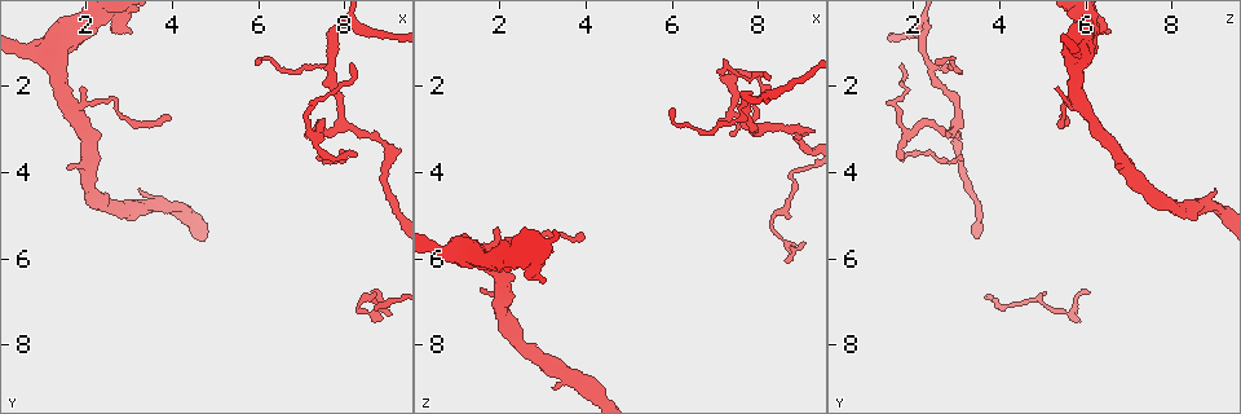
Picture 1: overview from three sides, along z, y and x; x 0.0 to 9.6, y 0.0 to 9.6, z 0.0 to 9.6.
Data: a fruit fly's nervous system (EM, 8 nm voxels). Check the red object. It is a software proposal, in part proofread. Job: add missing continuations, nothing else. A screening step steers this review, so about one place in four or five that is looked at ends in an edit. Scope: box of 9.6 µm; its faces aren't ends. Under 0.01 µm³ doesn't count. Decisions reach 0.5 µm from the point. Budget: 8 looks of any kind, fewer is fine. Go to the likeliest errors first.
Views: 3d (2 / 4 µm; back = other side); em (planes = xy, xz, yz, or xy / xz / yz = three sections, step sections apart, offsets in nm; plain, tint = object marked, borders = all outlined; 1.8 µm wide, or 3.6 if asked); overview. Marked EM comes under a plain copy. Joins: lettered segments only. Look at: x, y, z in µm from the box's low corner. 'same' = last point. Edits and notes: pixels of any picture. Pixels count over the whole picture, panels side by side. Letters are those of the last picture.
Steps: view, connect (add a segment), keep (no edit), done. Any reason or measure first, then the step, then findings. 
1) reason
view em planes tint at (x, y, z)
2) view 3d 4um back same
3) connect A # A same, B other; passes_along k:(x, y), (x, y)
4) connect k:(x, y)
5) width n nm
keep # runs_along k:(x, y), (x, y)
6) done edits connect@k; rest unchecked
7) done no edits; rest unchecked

a fork
view em planes borders at (7.30, 3.15, 1.90)

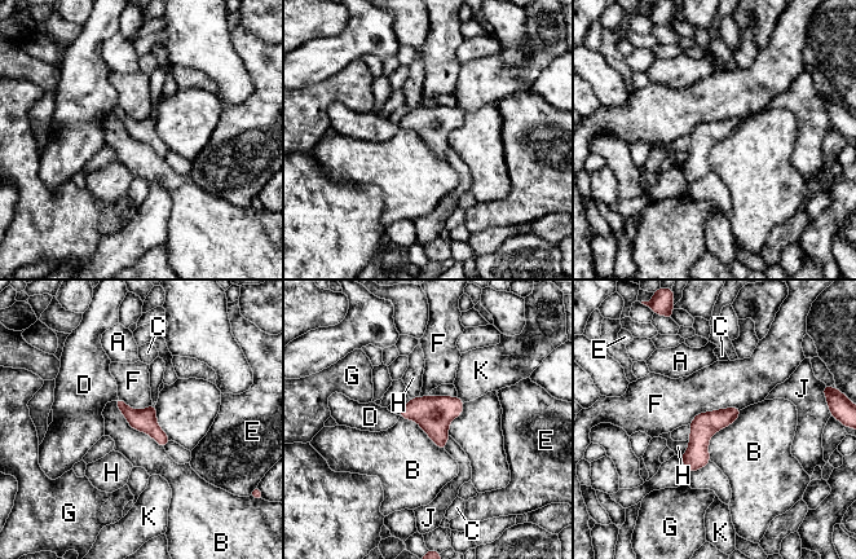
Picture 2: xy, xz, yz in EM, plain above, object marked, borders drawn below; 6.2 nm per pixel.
width 140 nm
keep # A other, B other, C other, D other, E other, F other, G other, H other, J other, K other; runs_along 2:(735, 410), (698, 439), (689, 467); no lettered segment goes on from it

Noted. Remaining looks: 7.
free end
view 3d 4um at (1.55, 3.95, 6.70)

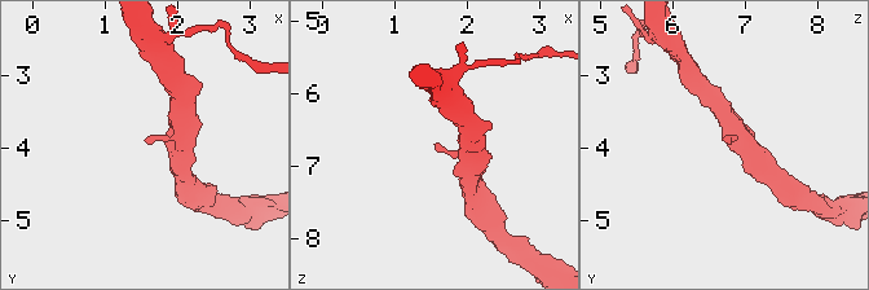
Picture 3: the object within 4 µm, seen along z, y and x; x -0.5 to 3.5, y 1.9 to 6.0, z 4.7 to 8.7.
shape alone is not enough
view em xy step 16 tint at (1.55, 3.90, 6.75)

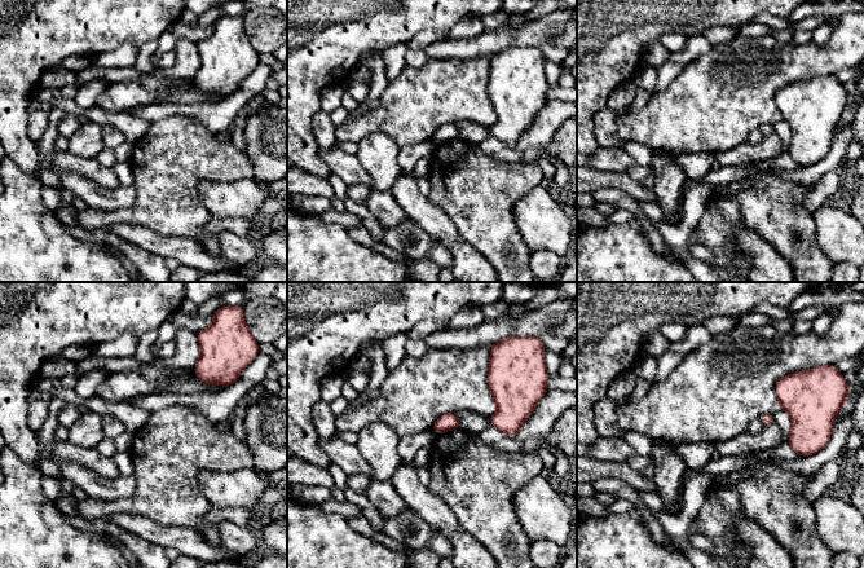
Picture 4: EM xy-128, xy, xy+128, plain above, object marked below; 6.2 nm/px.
cut it another way
view em planes borders same

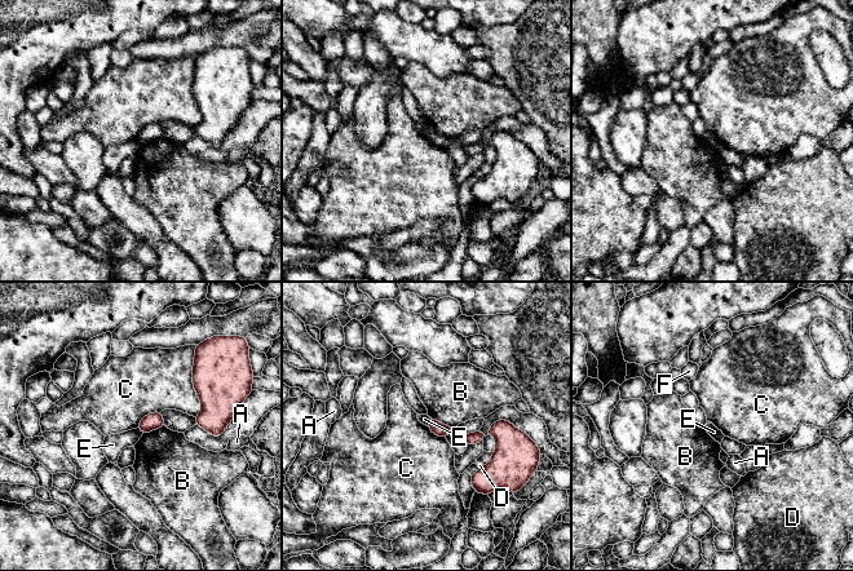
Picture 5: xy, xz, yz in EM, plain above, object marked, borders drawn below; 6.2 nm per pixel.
keep # A other, B other, C other, D other, E other, F other; border 5:(194, 358), (195, 416); none of them fits

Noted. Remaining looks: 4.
an open end
view 3d 2um at (3.00, 0.80, 6.50)

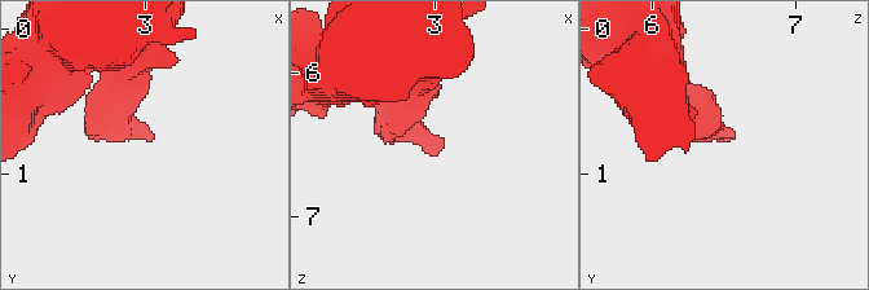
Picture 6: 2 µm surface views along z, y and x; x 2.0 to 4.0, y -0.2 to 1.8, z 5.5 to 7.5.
shape alone is not enough
view em xy step 16 borders at (3.04, 0.78, 6.50)

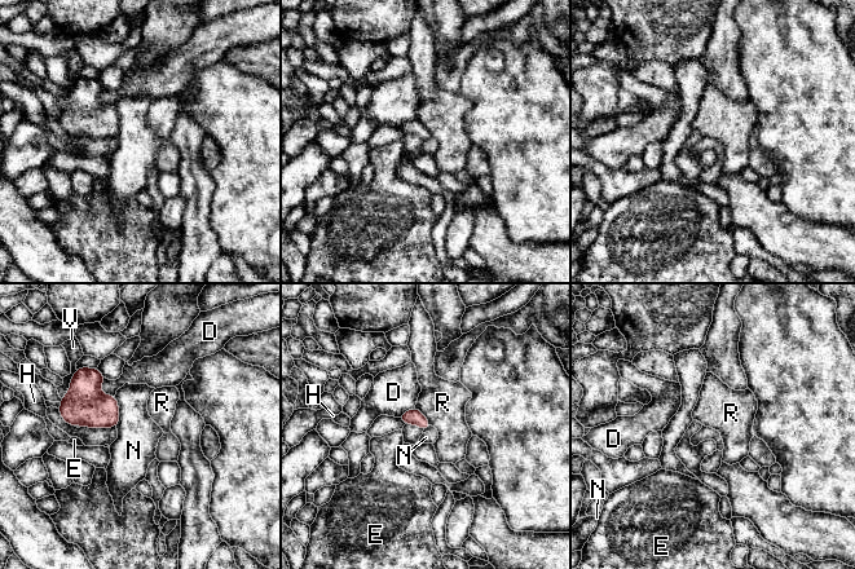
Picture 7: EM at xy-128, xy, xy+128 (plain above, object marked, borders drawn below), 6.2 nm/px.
keep # D other, E other, H other, N other, R other, V other; border 7:(114, 397), (118, 405), (117, 426); none of them fits

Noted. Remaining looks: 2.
done no edits; rest unchecked

